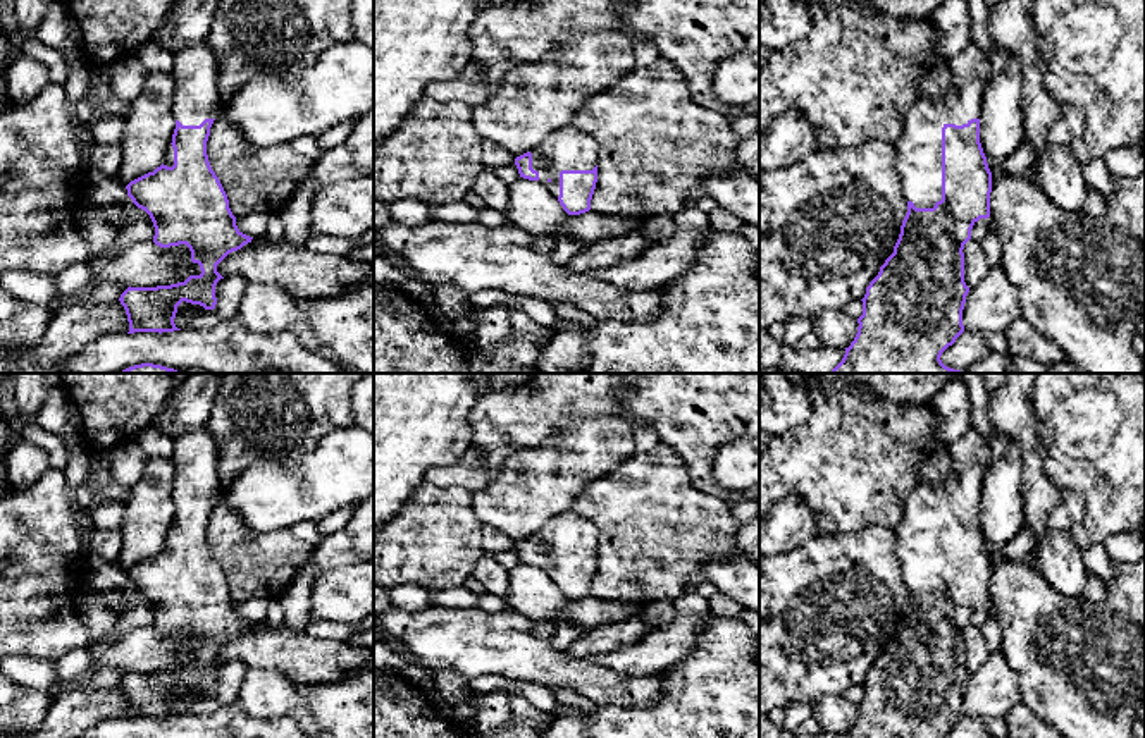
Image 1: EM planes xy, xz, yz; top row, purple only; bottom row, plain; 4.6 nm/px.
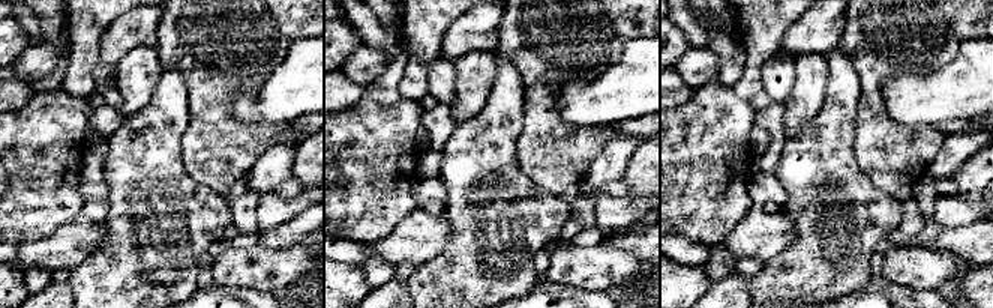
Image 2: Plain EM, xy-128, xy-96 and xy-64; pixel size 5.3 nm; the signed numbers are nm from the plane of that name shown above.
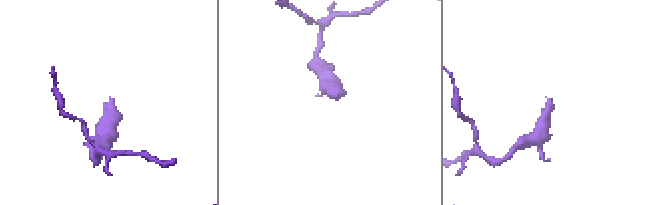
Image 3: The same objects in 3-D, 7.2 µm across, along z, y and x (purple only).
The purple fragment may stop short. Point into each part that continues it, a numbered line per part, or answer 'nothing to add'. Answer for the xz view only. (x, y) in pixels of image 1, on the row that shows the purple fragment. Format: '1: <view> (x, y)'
1: xz (569, 148)

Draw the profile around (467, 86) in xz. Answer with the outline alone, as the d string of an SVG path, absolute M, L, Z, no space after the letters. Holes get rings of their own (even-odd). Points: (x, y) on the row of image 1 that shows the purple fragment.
M530 0L484 9L470 28L473 52L468 65L453 81L427 86L425 96L473 108L499 89L511 69L548 55L560 40L611 28L620 28L635 41L654 40L659 57L685 76L696 105L730 120L744 114L759 115L759 100L728 103L720 100L711 86L718 62L733 53L759 53L759 0Z

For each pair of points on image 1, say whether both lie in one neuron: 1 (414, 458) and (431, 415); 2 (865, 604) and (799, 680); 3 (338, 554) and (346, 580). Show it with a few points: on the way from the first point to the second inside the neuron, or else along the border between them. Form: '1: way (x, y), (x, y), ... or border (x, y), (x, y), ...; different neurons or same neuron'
1: way (414, 448), (414, 432), (420, 425); same neuron
2: way (846, 623), (808, 661); same neuron
3: border (355, 561), (324, 570), (317, 577); different neurons

